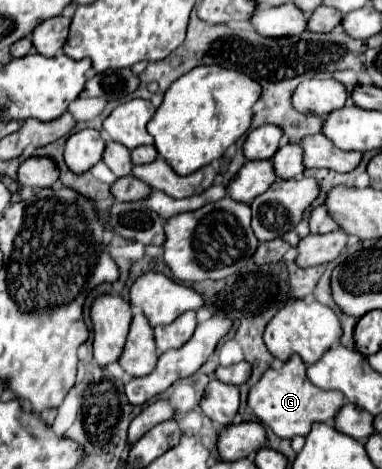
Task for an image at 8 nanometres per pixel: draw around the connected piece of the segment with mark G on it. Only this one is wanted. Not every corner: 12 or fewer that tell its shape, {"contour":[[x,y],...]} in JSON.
{"contour":[[292,355],[250,387],[248,407],[282,439],[330,421],[340,391]]}

